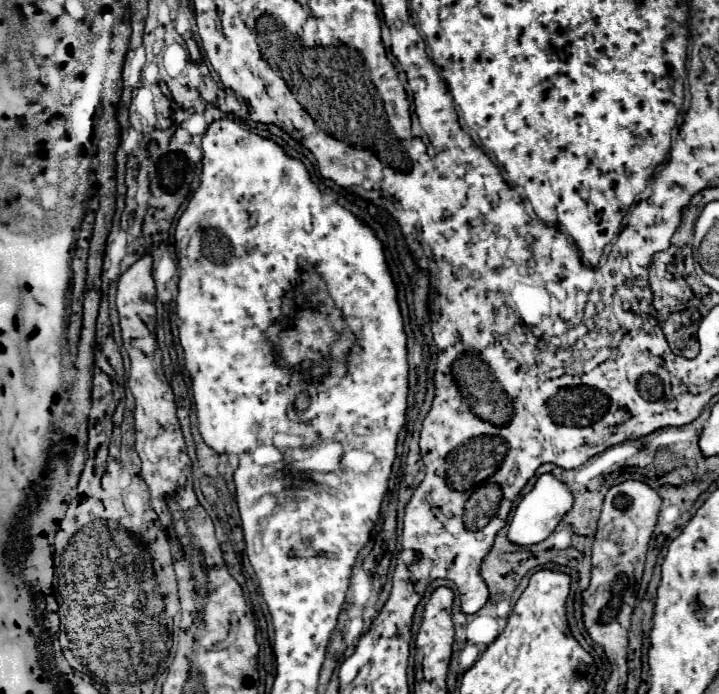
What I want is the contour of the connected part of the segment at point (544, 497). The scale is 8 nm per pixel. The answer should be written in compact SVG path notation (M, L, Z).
M550 473L540 475L536 479L532 491L522 497L522 501L518 503L518 507L512 513L512 519L510 519L510 525L508 525L508 541L524 545L524 547L544 541L556 529L556 525L562 521L562 517L570 511L572 501L574 499L572 499L568 485L564 485L562 481L558 481Z

